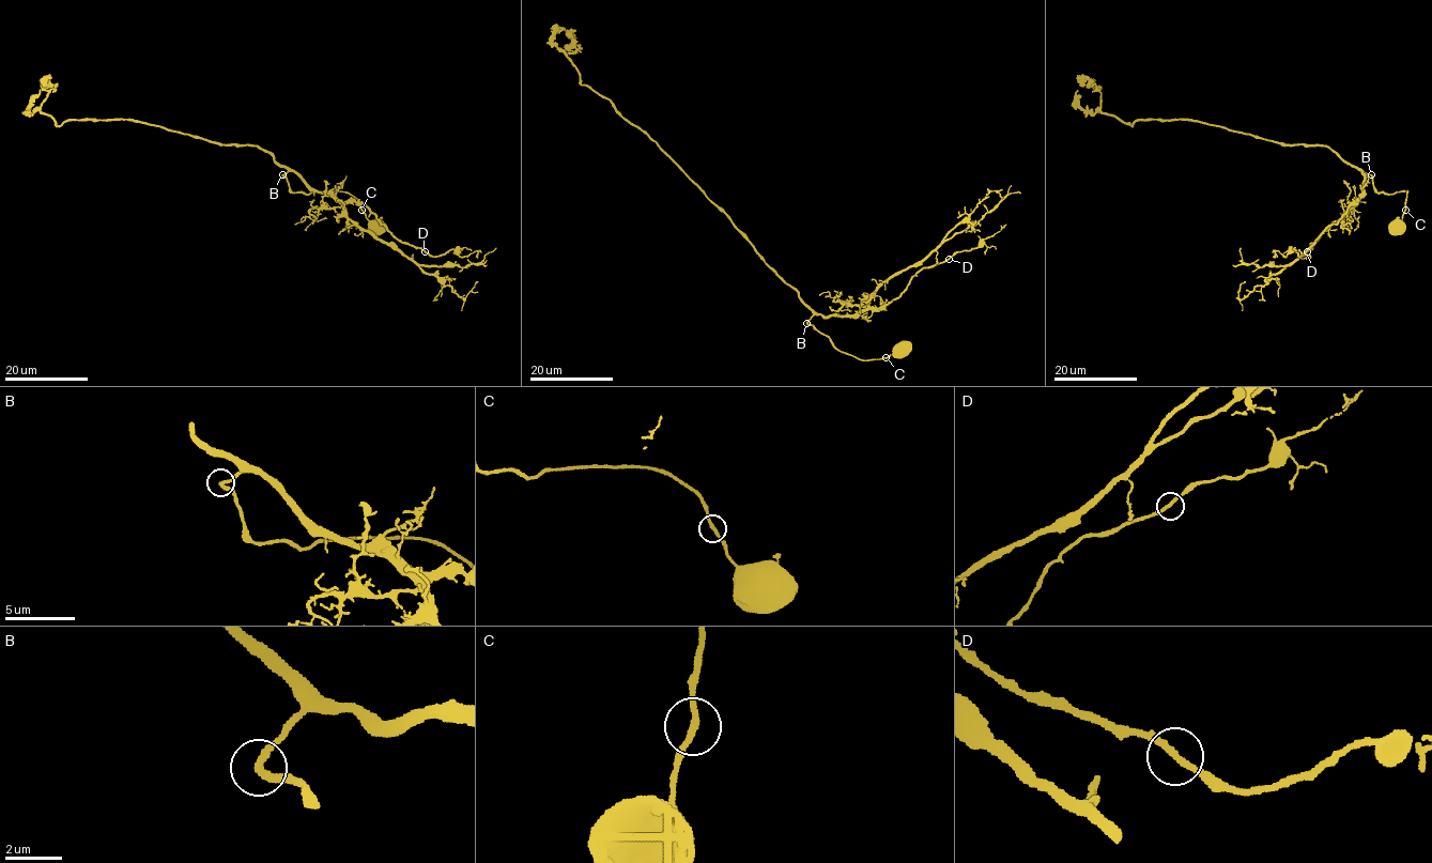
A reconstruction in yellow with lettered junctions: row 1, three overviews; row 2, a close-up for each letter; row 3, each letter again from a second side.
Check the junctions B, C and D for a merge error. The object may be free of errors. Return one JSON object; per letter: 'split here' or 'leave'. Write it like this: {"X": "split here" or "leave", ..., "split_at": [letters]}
{"B": "leave", "C": "leave", "D": "leave", "split_at": []}

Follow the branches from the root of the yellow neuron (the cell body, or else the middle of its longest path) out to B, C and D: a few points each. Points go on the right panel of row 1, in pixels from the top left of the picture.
B: (1397, 226), (1401, 224), (1407, 191), (1379, 193), (1370, 174)
C: (1397, 226), (1401, 224), (1405, 210)
D: (1397, 226), (1401, 224), (1407, 191), (1379, 193), (1372, 176), (1361, 171), (1361, 195), (1307, 251)

